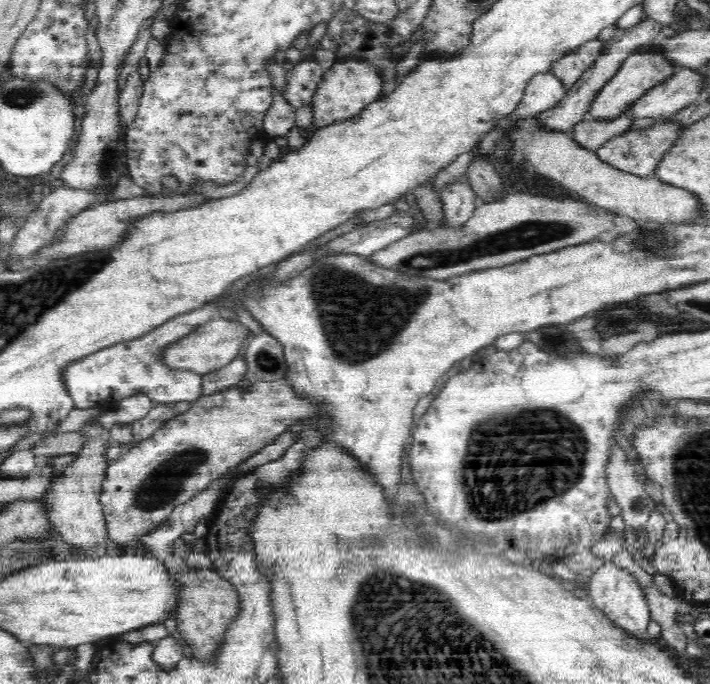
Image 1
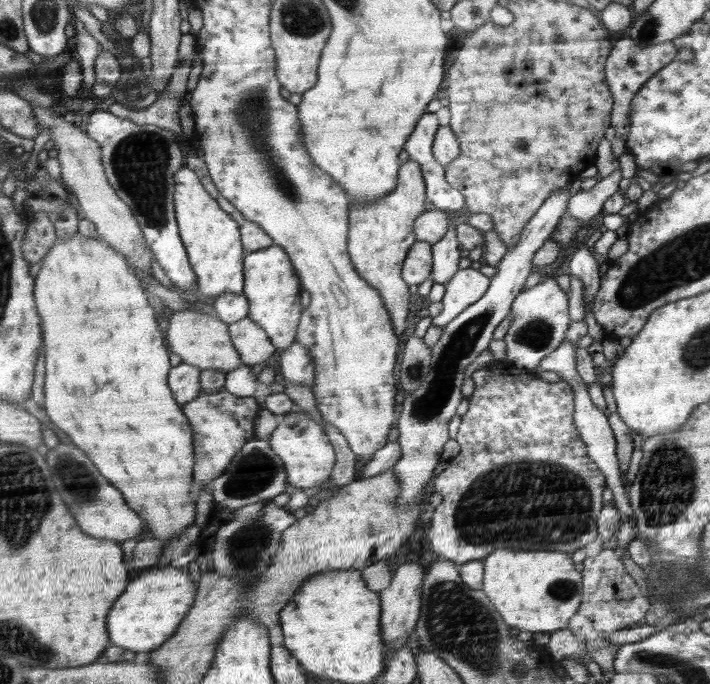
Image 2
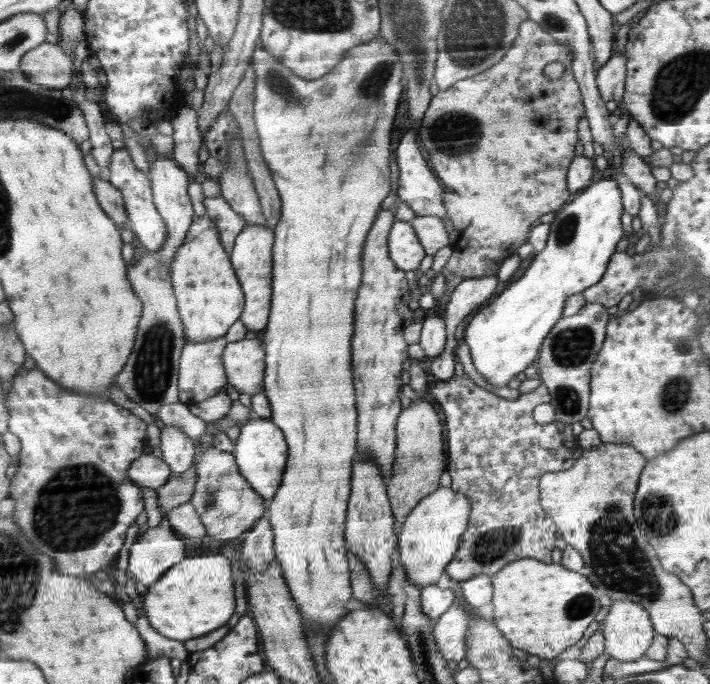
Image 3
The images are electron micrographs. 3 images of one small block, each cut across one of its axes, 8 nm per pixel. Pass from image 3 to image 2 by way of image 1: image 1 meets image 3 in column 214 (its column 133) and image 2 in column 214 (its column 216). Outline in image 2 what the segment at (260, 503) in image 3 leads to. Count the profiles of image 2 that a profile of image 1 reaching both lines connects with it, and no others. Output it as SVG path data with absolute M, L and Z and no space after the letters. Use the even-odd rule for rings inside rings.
M222 389L214 394L202 394L194 401L190 401L182 406L183 413L187 416L189 423L193 428L193 446L194 446L194 482L197 482L198 490L203 485L210 485L215 478L222 476L226 468L235 459L236 454L248 441L254 439L254 422L258 416L258 402L254 397L238 397Z

